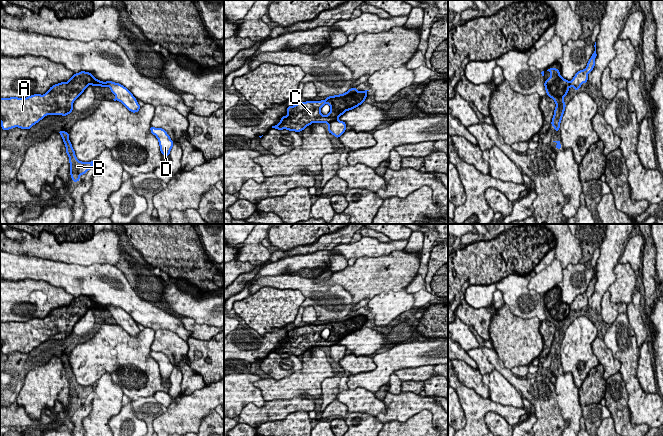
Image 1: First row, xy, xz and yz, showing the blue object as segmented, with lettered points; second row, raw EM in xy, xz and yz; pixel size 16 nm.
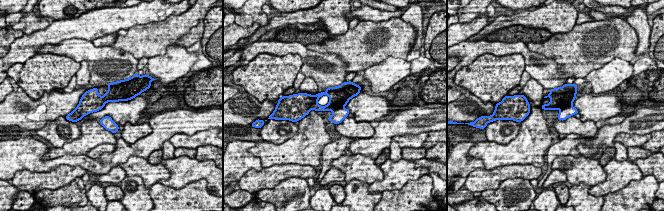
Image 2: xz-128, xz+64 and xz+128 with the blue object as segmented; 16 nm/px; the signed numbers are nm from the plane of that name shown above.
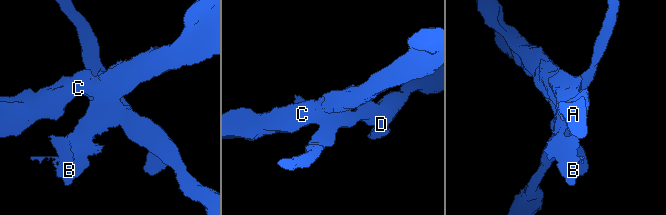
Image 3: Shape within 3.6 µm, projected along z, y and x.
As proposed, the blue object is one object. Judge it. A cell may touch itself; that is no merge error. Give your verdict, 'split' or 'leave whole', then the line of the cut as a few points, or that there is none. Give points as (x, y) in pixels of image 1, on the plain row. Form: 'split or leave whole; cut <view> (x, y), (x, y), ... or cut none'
split; cut xz (337, 343), (328, 348)

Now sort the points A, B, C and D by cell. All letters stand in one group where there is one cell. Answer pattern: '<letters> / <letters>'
A B C / D

